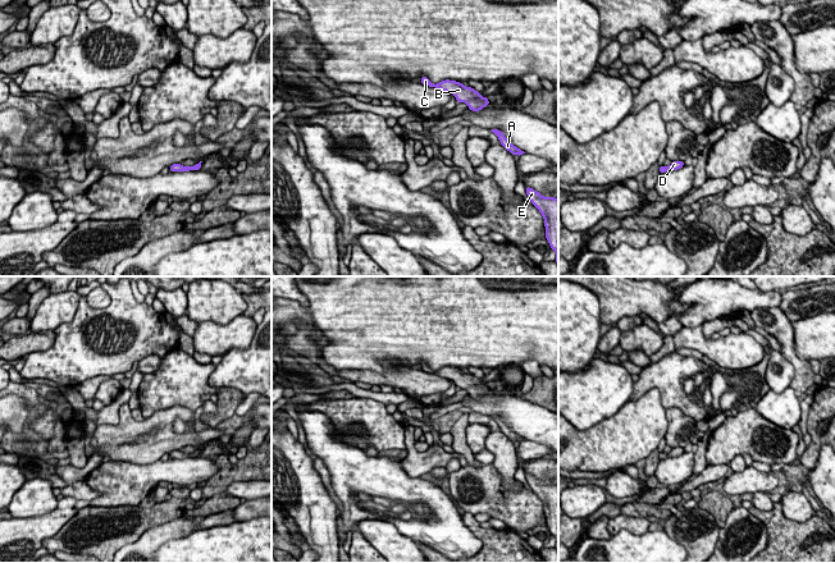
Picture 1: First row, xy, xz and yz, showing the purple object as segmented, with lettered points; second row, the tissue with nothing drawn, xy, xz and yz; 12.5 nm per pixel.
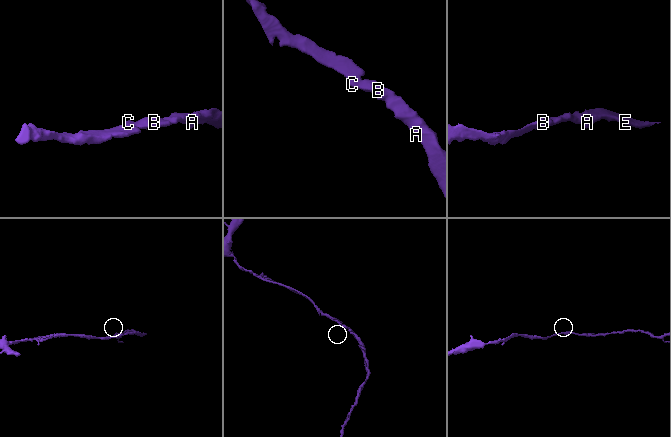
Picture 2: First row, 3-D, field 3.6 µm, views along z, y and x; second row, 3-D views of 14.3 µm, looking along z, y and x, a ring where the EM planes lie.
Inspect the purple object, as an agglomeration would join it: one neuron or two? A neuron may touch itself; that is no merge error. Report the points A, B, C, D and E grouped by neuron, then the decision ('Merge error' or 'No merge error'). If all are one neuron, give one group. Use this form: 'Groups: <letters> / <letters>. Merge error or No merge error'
Groups: A B C D E. No merge error

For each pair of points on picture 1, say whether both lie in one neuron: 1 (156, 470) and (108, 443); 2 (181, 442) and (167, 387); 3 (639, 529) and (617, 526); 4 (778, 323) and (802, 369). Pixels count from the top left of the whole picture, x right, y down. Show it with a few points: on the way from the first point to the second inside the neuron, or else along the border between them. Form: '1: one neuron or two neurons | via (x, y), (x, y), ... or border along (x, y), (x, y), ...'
1: two neurons | border along (159, 458), (146, 463), (115, 462)
2: two neurons | border along (194, 411), (172, 406), (158, 410), (145, 419)
3: one neuron | via (634, 525), (623, 525)
4: one neuron | via (784, 334), (792, 357)

